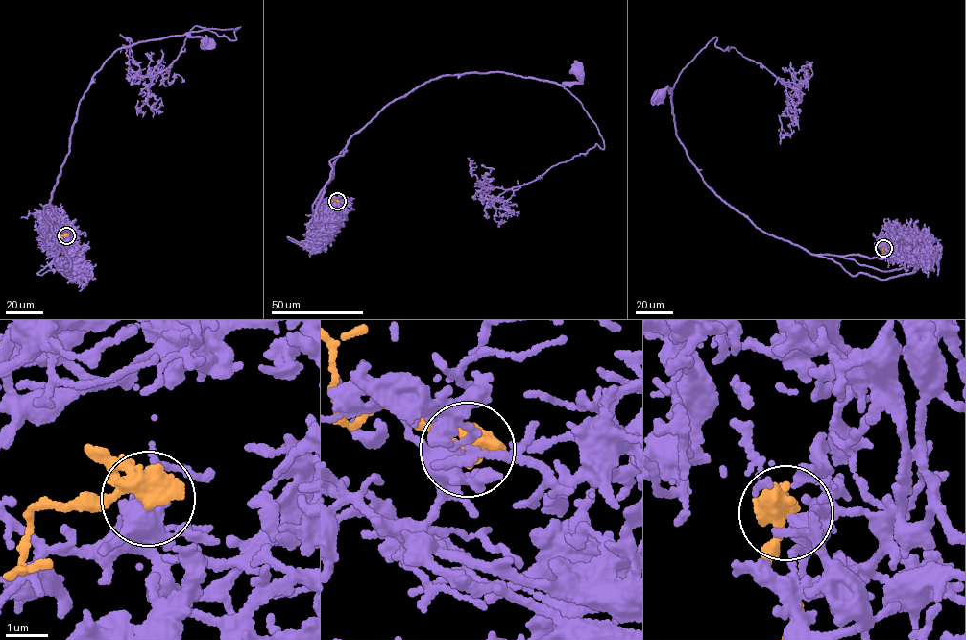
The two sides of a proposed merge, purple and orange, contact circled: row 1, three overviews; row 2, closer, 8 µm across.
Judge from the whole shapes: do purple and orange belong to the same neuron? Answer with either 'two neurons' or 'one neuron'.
one neuron

